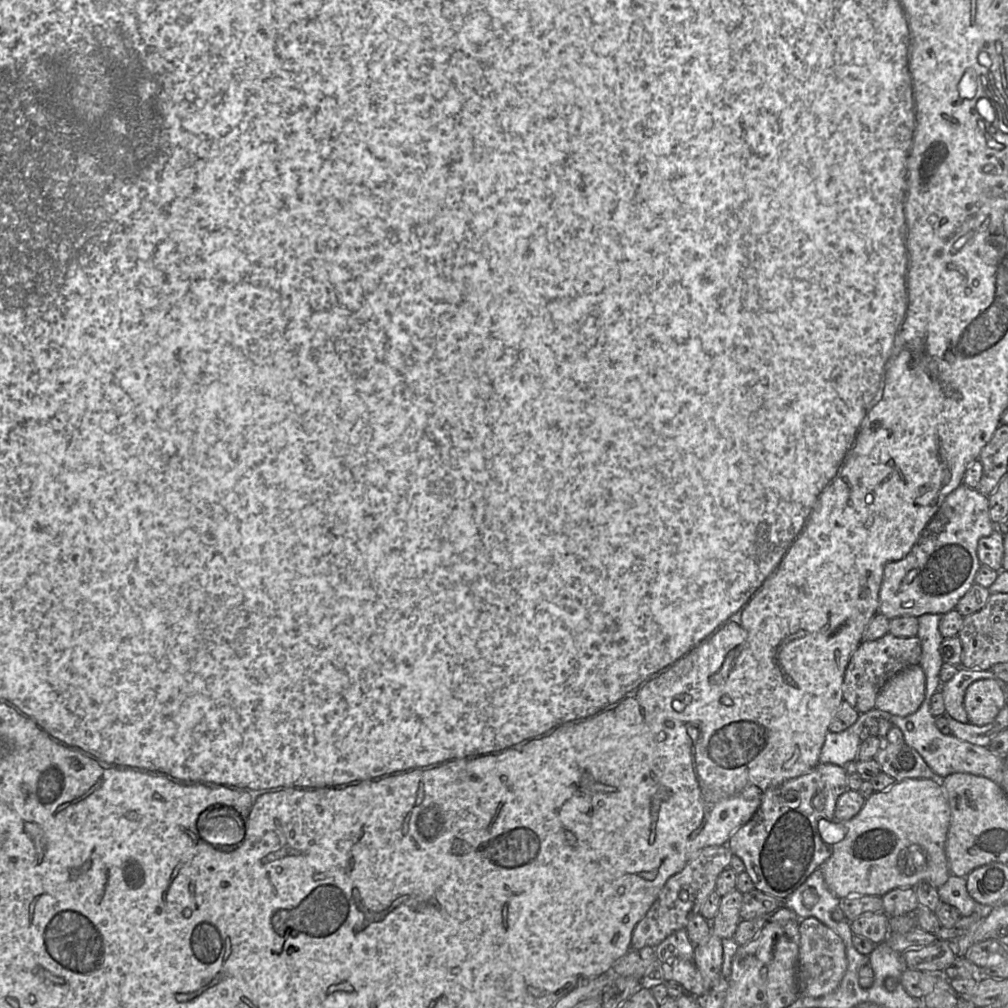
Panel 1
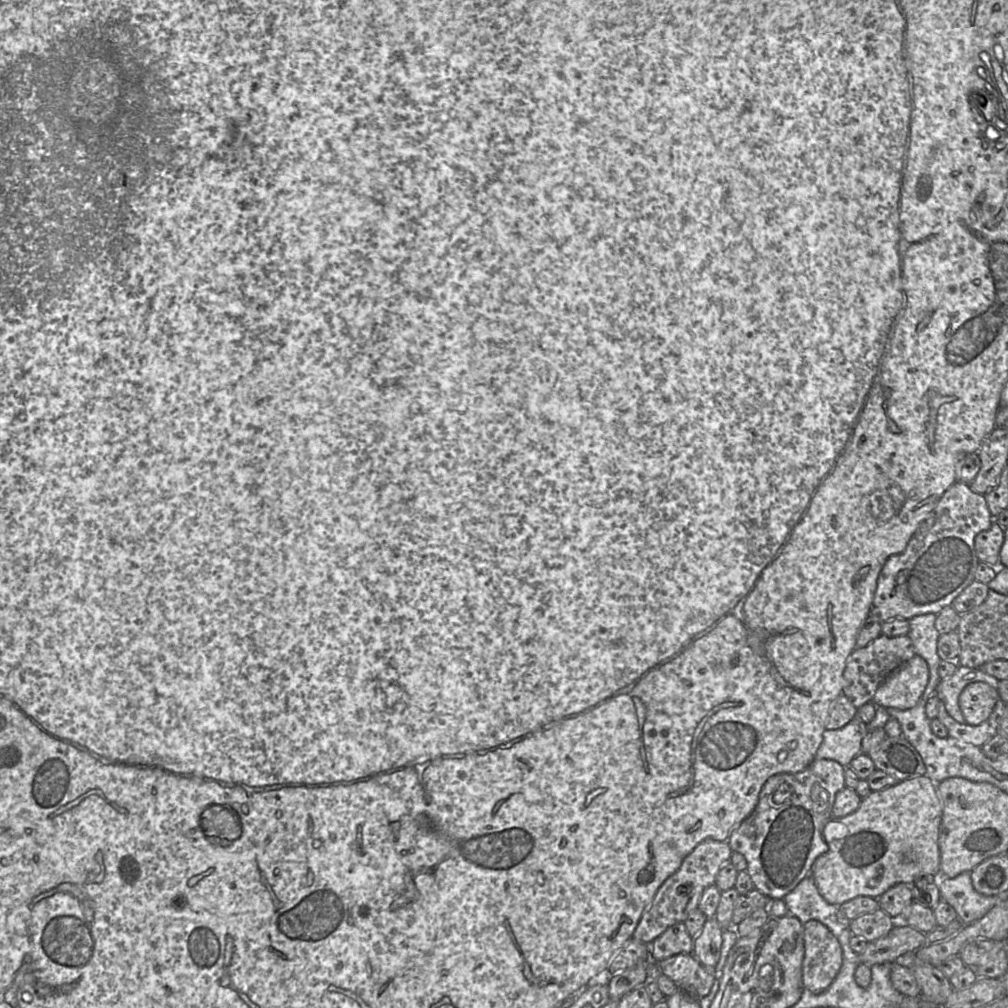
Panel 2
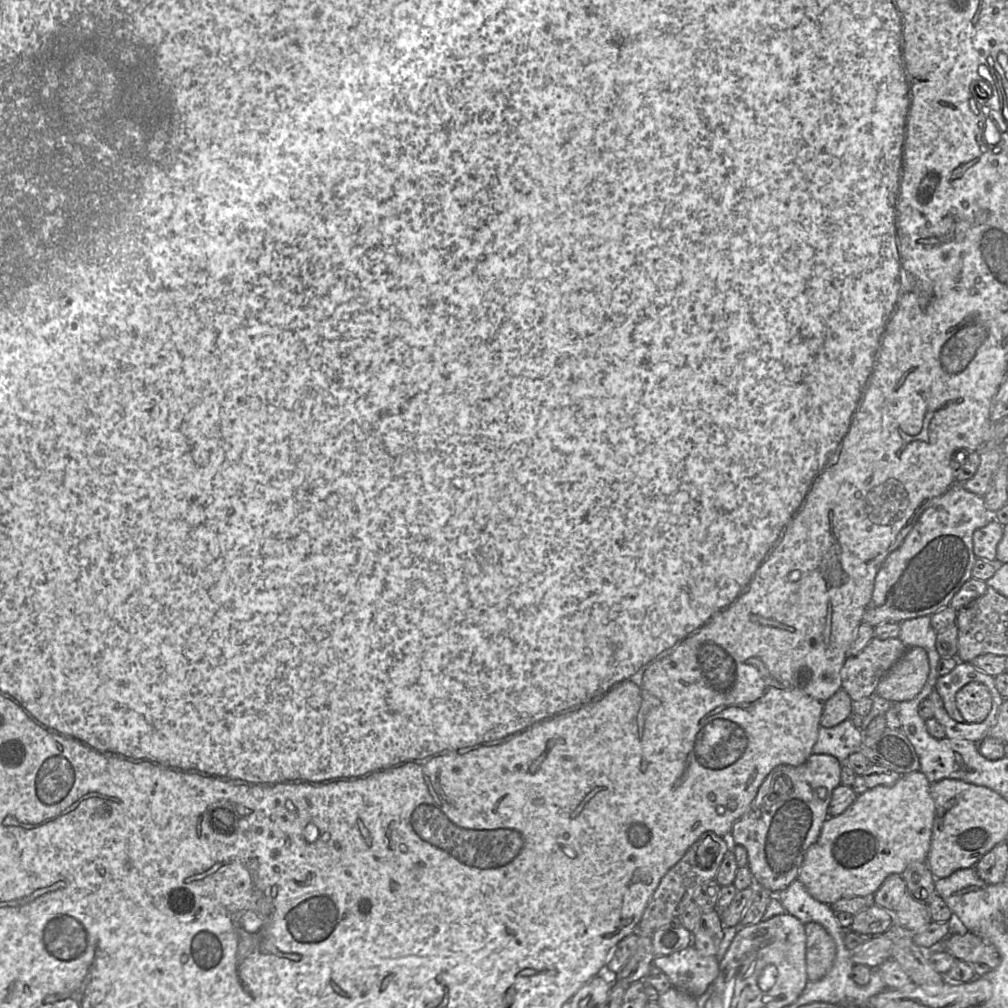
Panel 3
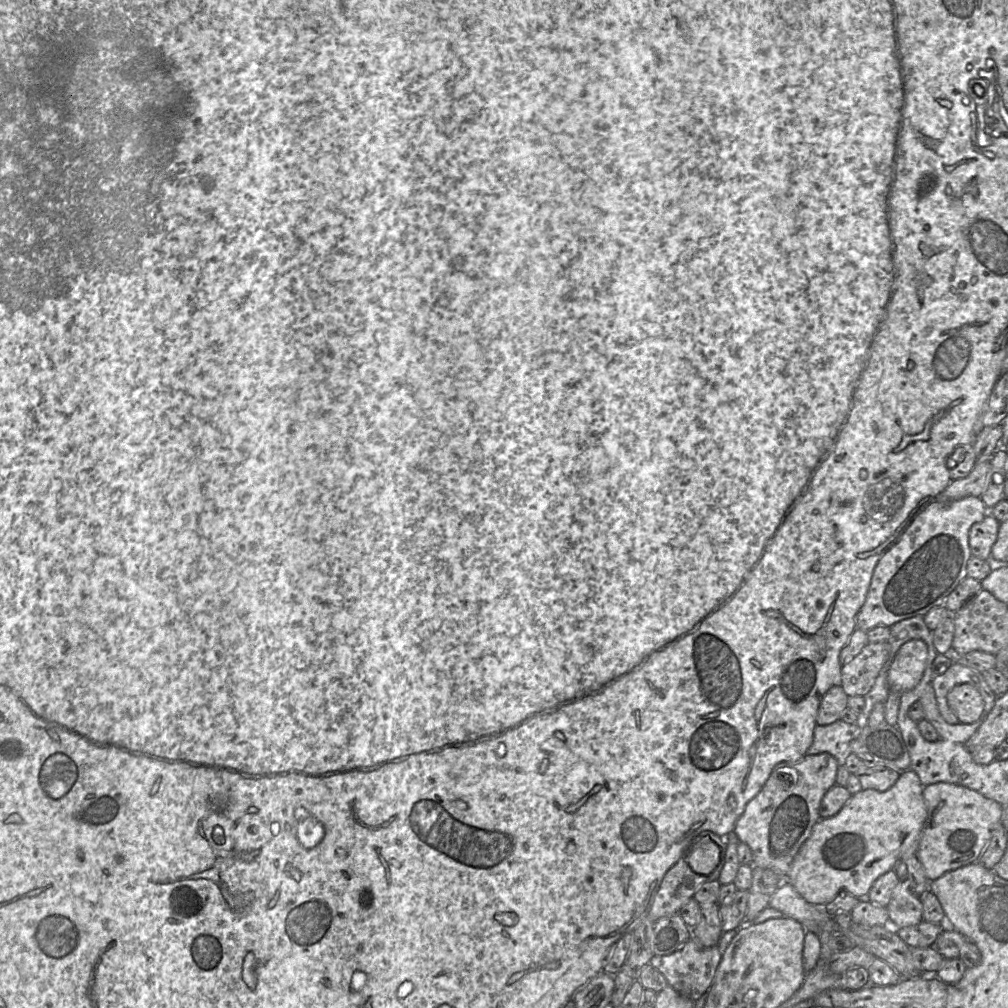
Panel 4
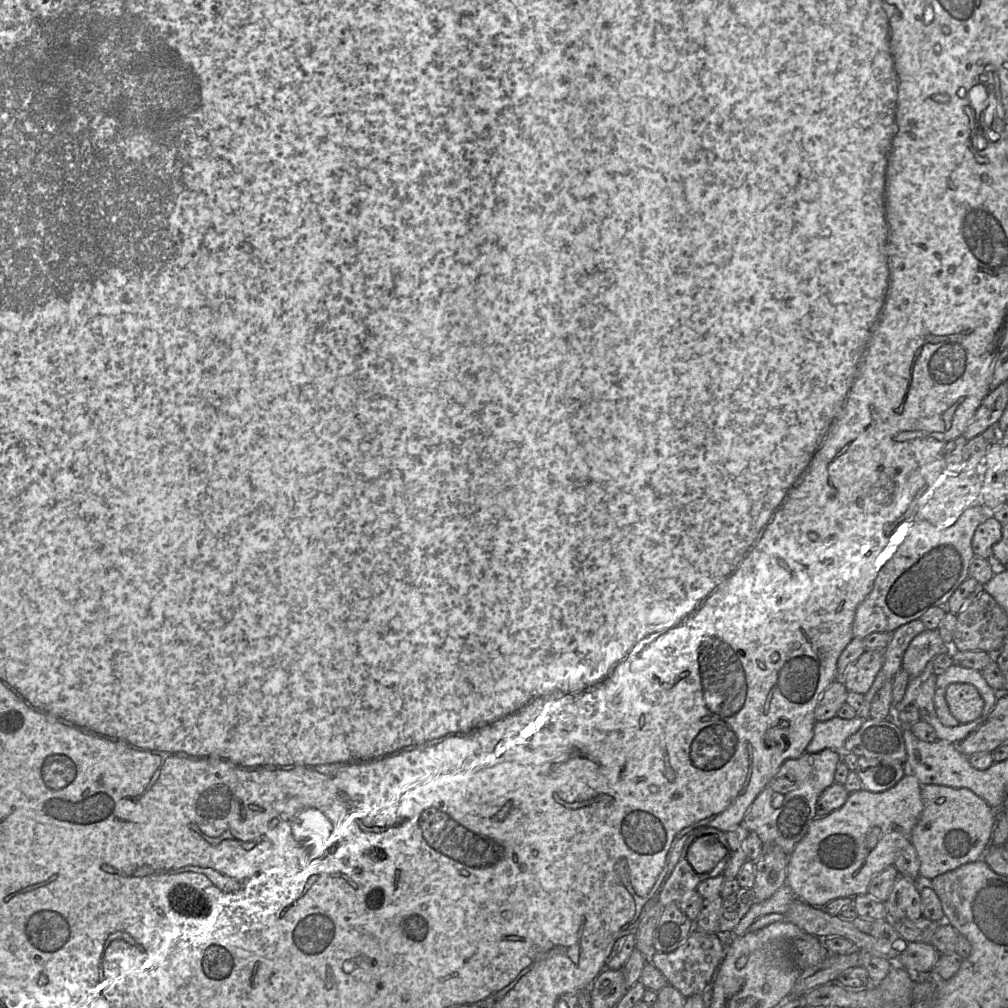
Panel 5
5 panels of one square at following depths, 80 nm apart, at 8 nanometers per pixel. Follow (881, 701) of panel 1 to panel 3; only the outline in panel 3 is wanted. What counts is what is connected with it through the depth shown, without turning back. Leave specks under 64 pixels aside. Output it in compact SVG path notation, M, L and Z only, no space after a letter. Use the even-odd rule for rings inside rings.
M921 647L907 648L902 658L879 681L875 694L893 703L909 701L924 687L929 660Z

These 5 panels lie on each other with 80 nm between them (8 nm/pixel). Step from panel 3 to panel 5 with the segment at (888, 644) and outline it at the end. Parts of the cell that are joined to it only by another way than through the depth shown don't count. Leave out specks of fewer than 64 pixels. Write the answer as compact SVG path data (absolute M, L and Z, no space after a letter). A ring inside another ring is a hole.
M865 650L856 661L849 665L841 682L848 692L865 695L882 668L883 662L883 650Z

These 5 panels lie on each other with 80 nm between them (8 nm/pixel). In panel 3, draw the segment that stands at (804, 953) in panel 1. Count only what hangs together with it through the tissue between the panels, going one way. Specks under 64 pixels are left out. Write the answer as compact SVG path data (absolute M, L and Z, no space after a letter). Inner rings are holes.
M816 922L804 925L806 934L806 972L809 981L823 978L836 957L836 943L828 931Z

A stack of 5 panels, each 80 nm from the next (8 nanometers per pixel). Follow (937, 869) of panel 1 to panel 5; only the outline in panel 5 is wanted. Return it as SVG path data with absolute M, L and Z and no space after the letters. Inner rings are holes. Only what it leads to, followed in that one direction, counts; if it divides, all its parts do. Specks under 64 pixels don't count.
M905 774L895 786L886 791L871 792L861 789L850 793L841 808L824 817L815 818L788 859L786 884L795 896L812 906L823 907L836 898L855 898L868 893L871 880L894 865L898 851L907 843L912 843L911 833L923 810L921 788L922 785L915 775Z

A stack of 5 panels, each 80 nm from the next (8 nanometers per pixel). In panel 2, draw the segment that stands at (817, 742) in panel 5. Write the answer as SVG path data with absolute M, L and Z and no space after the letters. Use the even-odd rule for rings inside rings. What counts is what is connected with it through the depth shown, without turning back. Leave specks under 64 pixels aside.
M854 717L840 729L826 729L815 758L834 760L845 768L850 767L850 762L862 752L863 736L858 727L859 721L859 717Z

